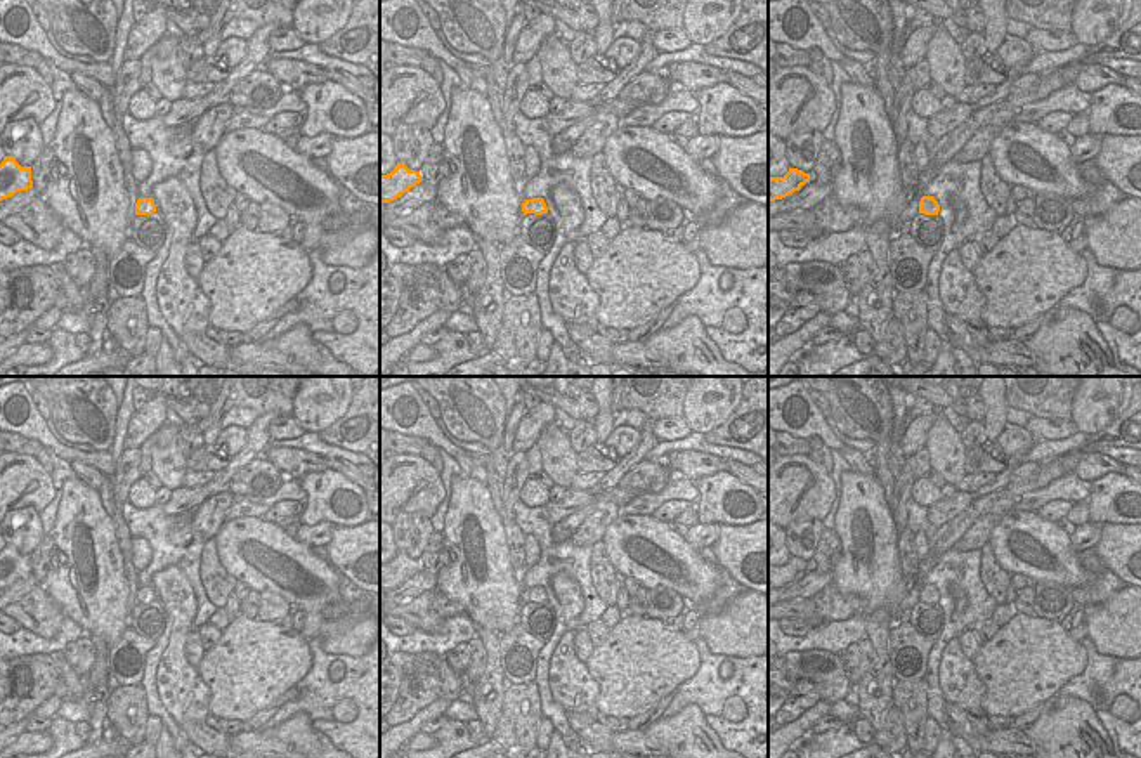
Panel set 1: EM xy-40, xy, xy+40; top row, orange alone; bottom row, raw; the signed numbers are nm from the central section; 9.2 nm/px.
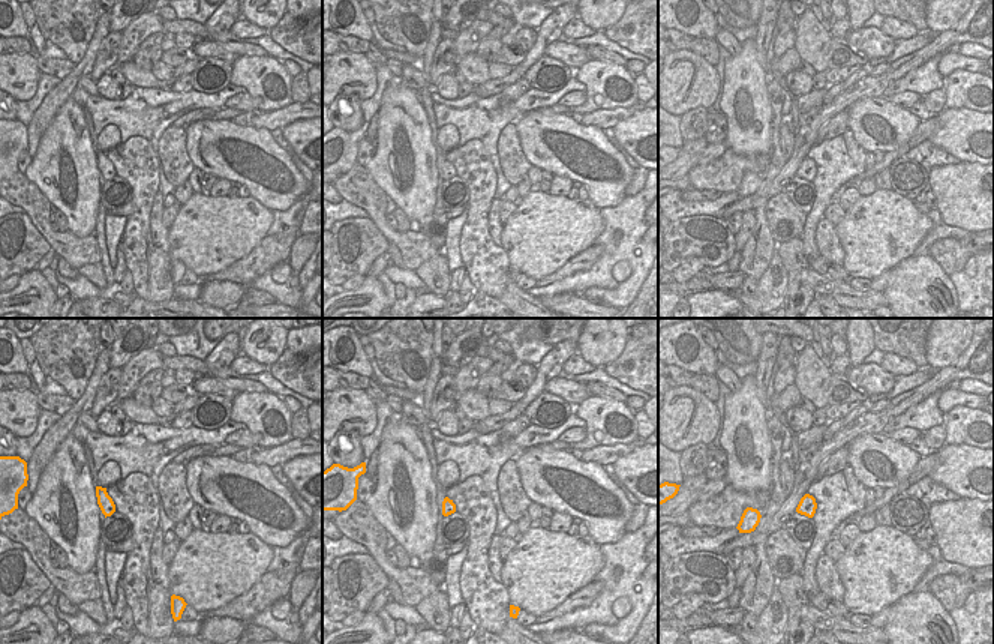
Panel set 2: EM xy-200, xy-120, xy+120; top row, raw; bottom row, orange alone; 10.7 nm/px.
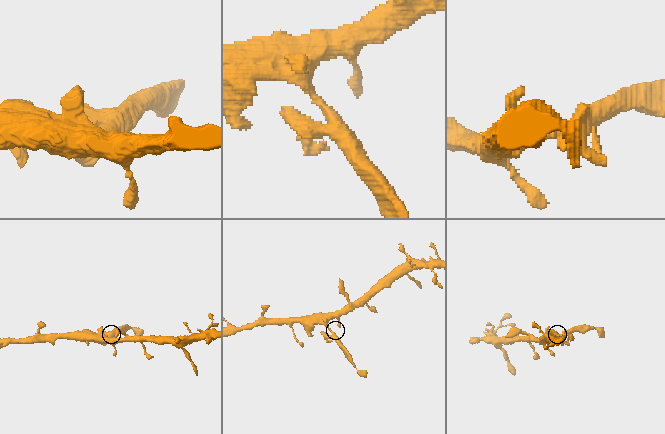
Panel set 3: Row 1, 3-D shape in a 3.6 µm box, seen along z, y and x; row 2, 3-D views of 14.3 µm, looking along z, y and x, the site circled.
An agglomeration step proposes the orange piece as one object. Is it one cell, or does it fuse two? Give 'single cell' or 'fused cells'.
fused cells

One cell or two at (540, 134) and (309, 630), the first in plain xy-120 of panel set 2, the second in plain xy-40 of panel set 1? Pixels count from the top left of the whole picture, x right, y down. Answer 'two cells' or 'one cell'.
one cell

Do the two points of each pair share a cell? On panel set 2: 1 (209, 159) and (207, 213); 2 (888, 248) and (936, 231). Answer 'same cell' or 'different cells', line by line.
1: different cells
2: different cells

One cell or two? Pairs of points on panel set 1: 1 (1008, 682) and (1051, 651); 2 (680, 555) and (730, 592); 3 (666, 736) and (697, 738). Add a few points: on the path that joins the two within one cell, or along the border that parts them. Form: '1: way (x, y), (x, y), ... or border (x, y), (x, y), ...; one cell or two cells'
1: way (1018, 672), (1032, 658), (1041, 658); one cell
2: border (697, 550), (715, 568), (717, 588), (694, 606); two cells
3: way (673, 736), (691, 738); one cell

